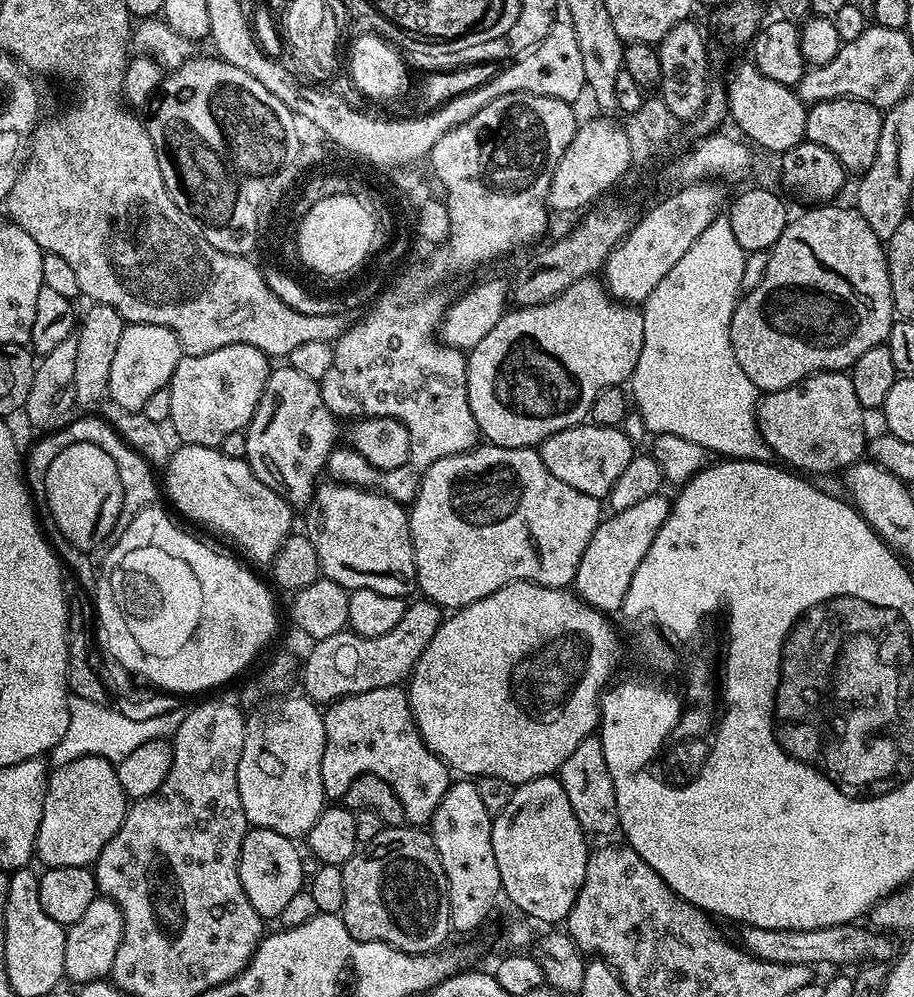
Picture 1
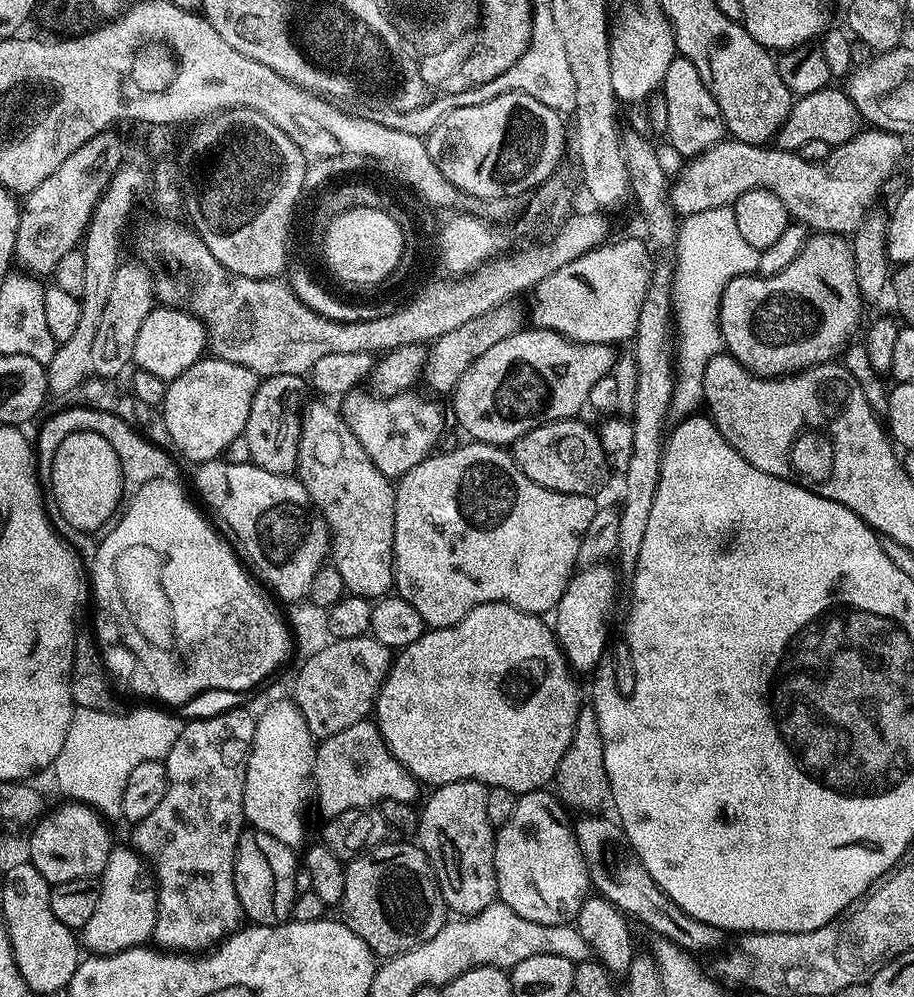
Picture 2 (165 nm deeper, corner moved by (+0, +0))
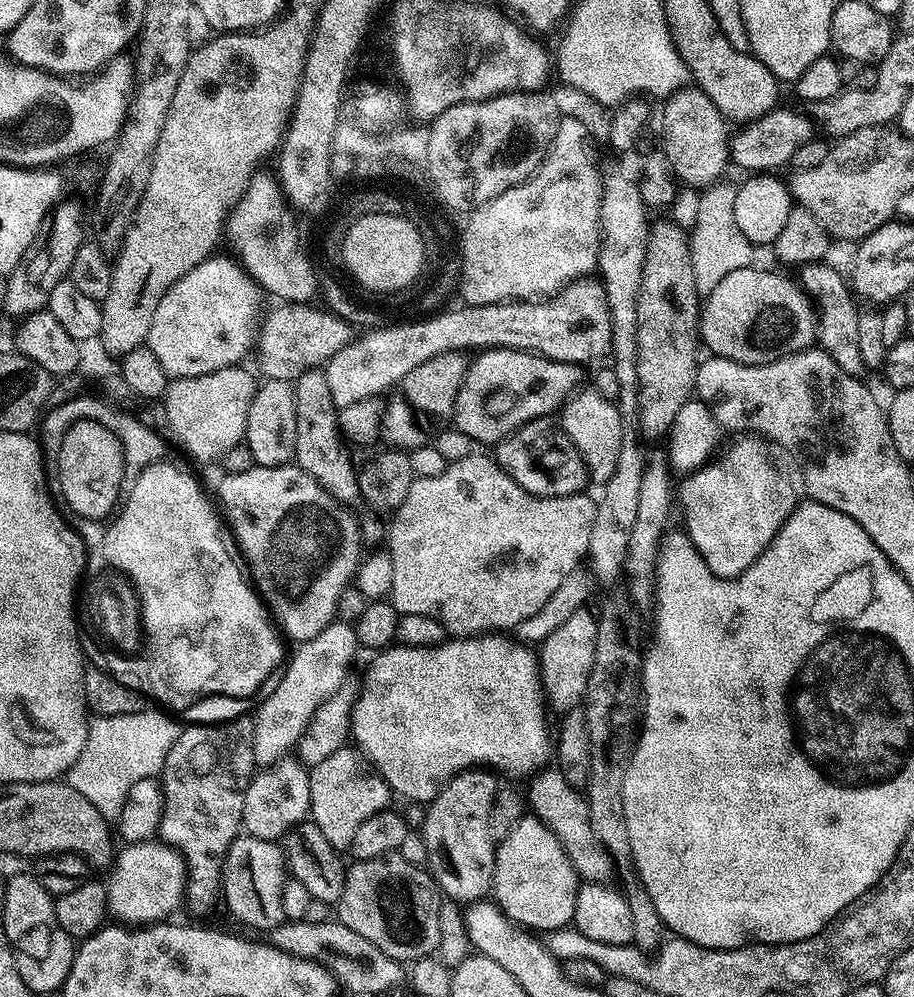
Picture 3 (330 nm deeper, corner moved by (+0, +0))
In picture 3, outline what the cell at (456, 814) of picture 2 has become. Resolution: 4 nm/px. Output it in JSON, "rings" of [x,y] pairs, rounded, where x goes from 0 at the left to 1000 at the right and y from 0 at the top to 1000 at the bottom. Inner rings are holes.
{"rings":[[[528,769],[513,770],[490,783],[467,807],[462,831],[464,851],[468,854],[467,870],[478,892],[491,903],[527,903],[538,895],[543,847],[536,837],[534,813],[545,789],[542,780]]]}

